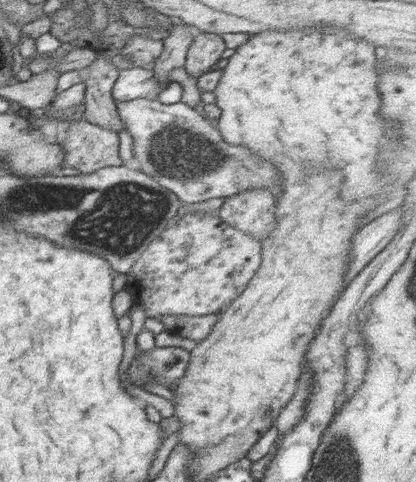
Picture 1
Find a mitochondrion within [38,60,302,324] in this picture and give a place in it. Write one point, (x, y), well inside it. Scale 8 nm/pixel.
(175, 150)

